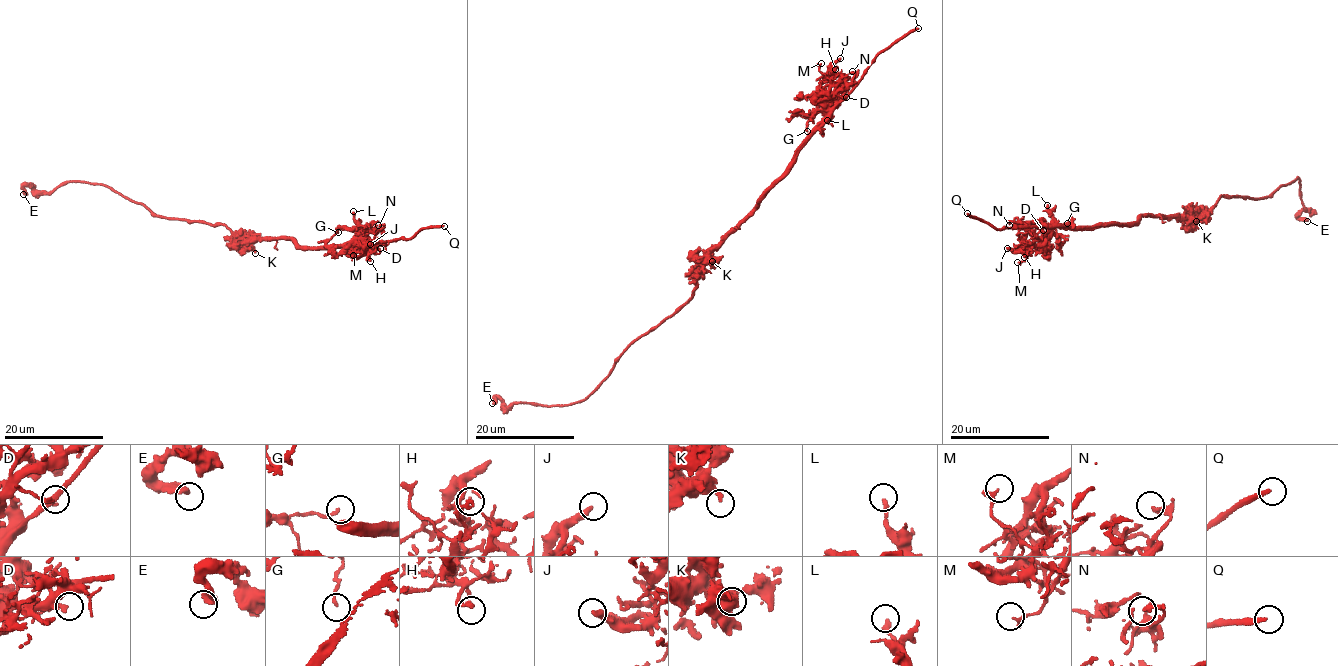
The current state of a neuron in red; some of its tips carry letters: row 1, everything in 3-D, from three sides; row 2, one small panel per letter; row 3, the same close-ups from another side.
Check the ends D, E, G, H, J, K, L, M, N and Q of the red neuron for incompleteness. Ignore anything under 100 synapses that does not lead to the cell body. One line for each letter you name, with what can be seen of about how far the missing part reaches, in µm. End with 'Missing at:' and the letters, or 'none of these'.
Q: Missing length about 6 µm
Missing at: Q

